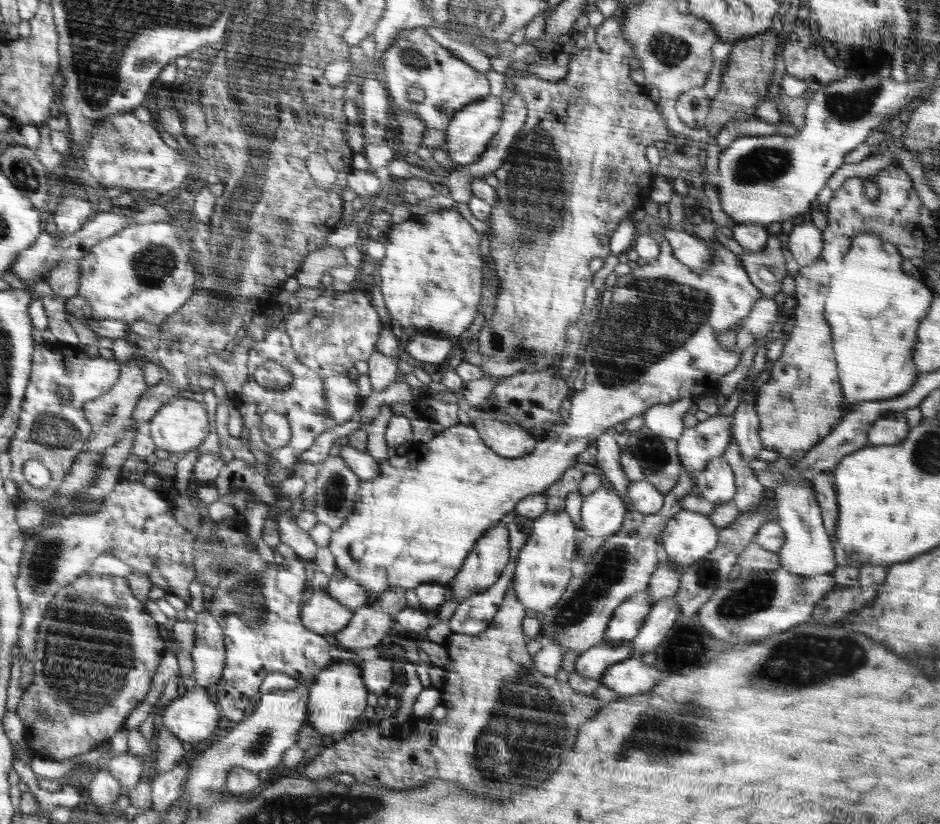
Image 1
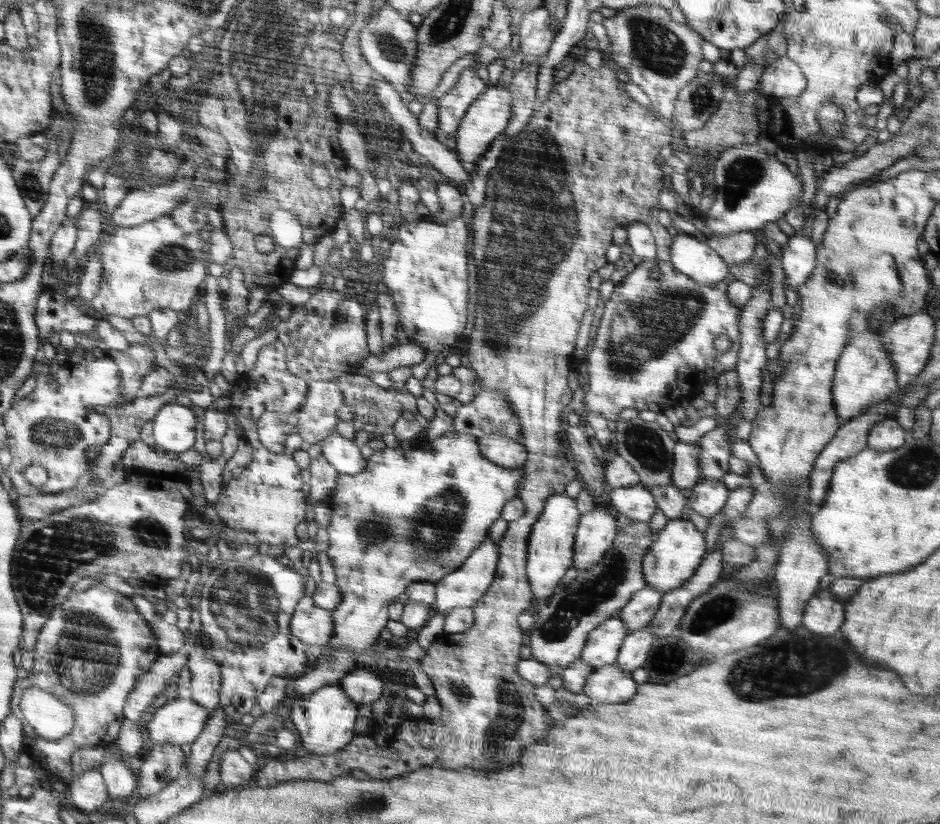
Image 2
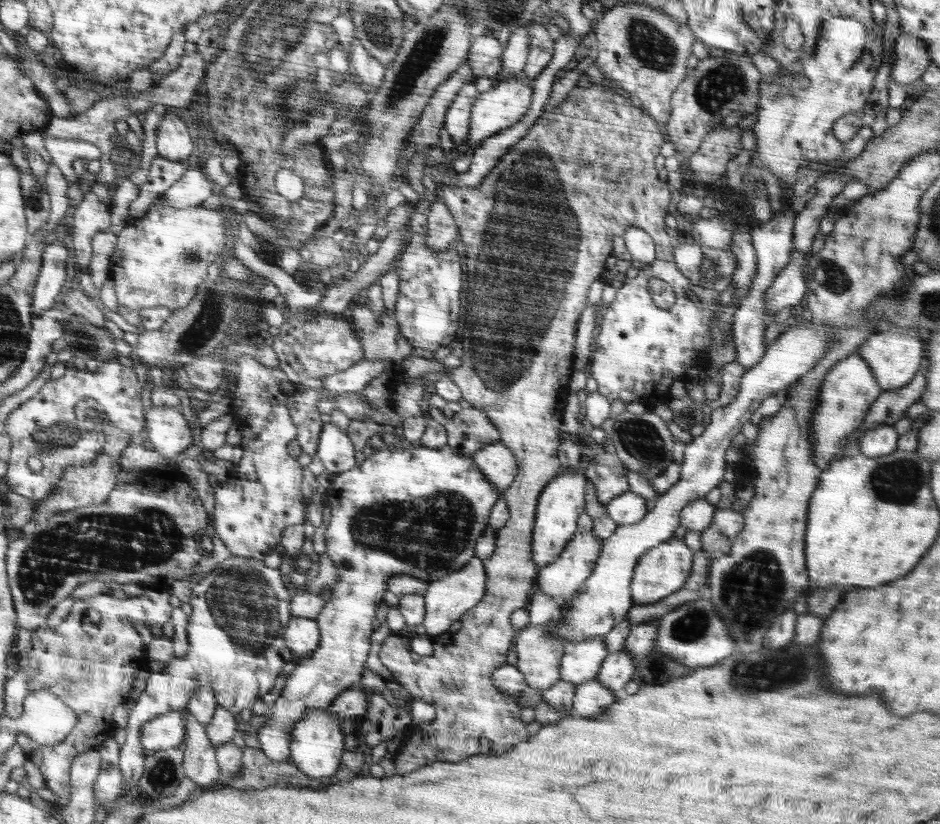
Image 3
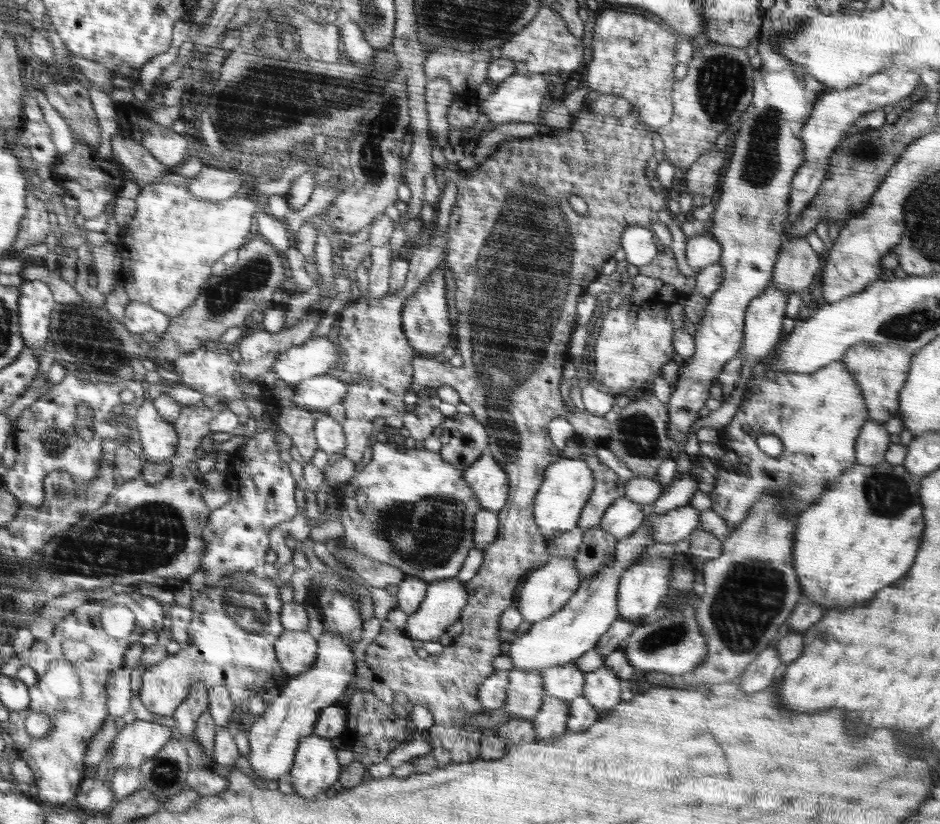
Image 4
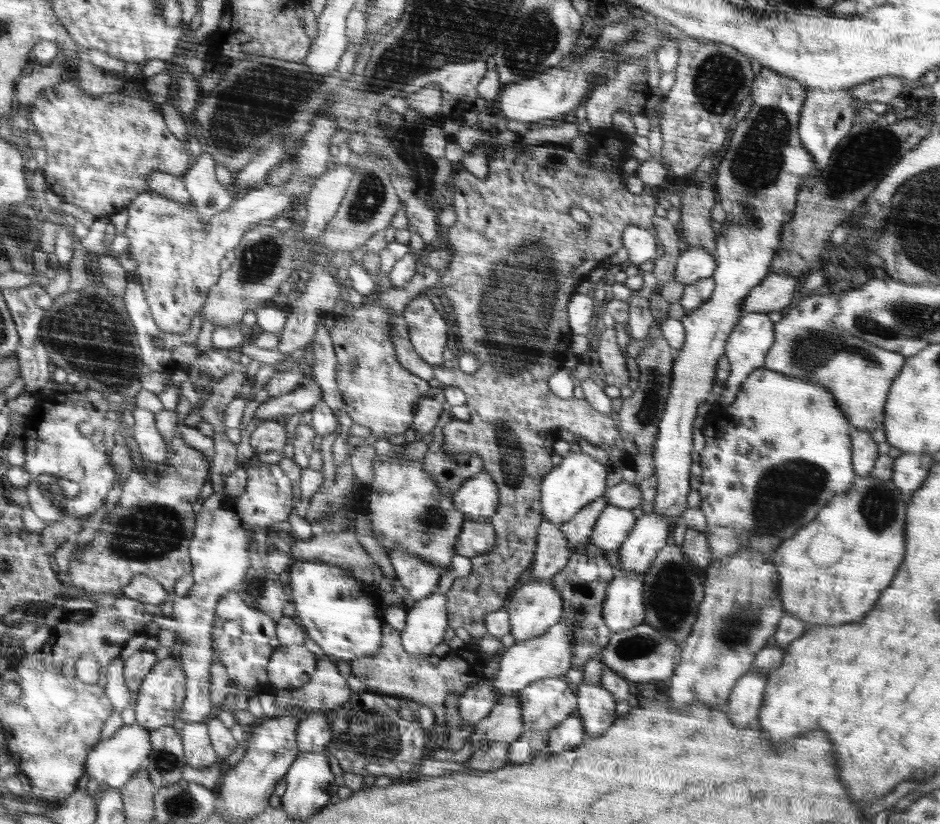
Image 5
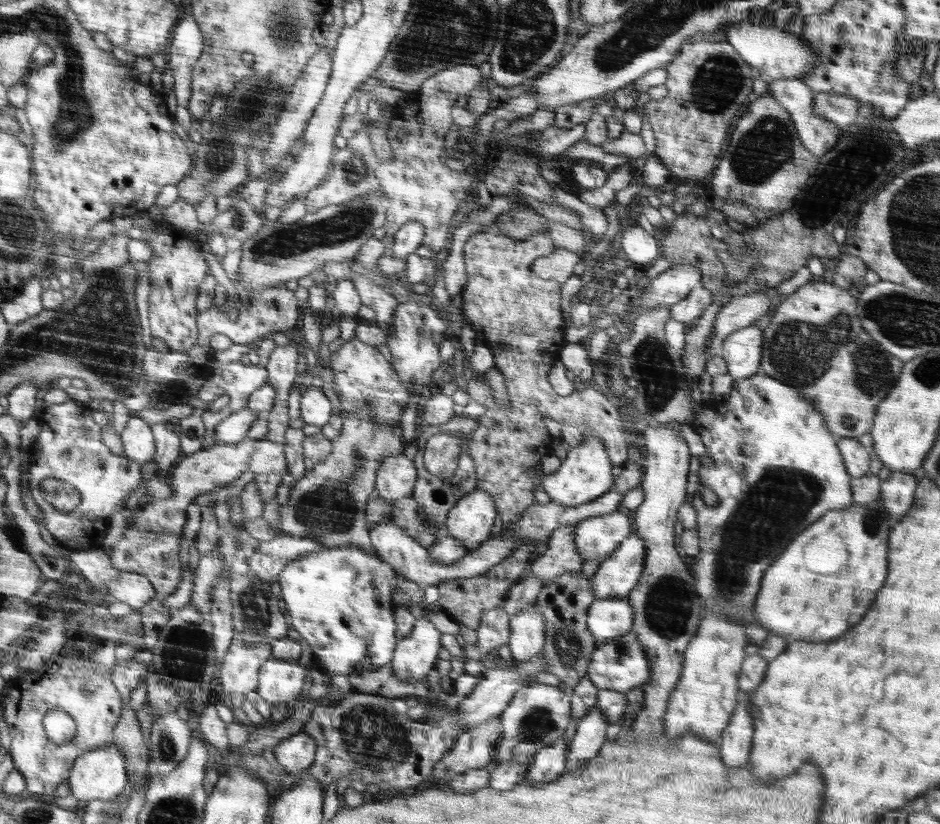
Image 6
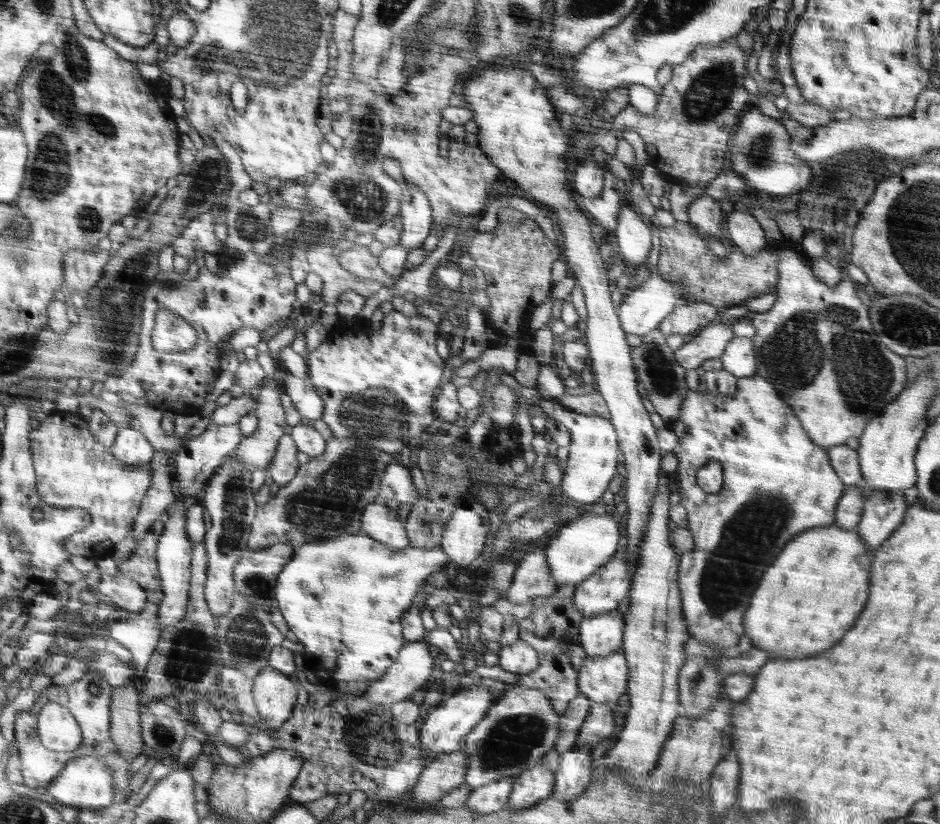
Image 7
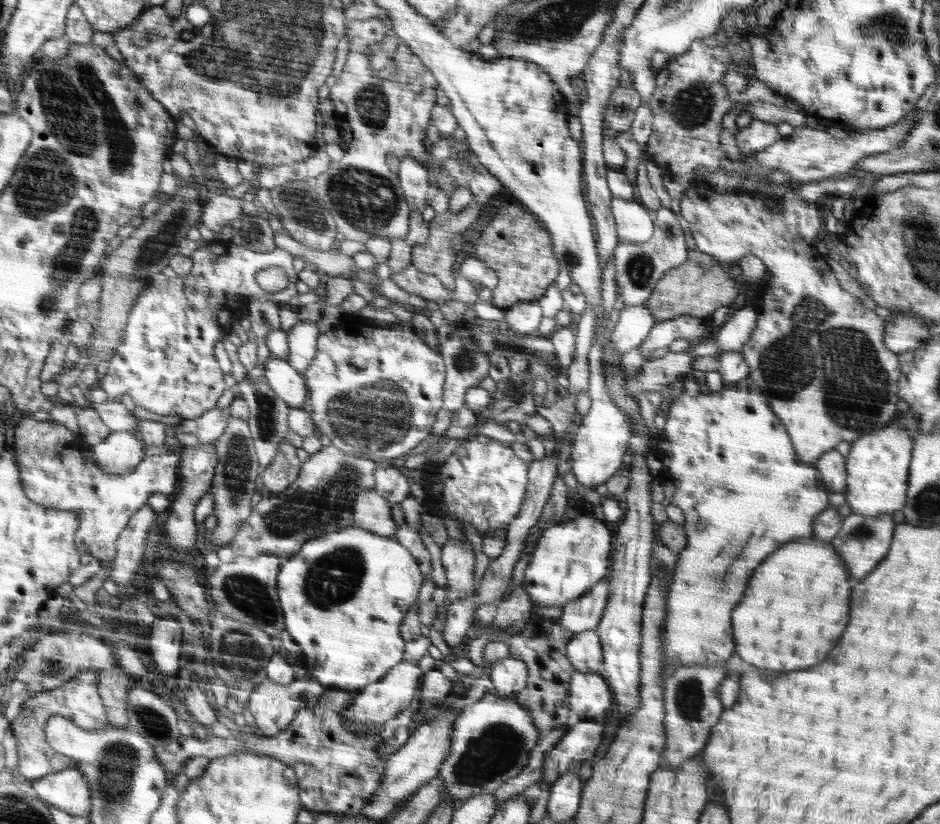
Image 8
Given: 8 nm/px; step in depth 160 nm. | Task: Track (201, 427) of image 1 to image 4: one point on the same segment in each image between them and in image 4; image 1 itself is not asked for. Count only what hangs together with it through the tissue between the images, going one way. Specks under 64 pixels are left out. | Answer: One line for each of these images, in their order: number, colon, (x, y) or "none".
2: (175, 428)
3: (168, 428)
4: (159, 438)

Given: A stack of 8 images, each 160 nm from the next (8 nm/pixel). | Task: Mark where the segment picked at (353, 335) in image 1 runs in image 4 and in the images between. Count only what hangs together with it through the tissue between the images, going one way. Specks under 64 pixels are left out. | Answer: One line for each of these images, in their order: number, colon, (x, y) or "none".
2: (325, 337)
3: (329, 345)
4: (315, 357)

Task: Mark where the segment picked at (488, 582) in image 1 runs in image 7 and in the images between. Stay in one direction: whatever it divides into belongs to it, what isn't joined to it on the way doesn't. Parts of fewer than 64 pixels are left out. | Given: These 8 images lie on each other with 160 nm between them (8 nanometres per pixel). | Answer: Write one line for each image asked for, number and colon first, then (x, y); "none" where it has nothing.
2: (463, 588)
3: (447, 600)
4: (441, 608)
5: (426, 624)
6: (415, 655)
7: (413, 666)

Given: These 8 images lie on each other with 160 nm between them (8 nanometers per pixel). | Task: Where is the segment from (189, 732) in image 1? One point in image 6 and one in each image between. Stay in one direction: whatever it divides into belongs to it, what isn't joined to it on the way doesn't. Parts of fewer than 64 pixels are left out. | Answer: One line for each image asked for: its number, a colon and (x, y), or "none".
2: (181, 721)
3: (166, 731)
4: (137, 742)
5: (115, 760)
6: (101, 774)

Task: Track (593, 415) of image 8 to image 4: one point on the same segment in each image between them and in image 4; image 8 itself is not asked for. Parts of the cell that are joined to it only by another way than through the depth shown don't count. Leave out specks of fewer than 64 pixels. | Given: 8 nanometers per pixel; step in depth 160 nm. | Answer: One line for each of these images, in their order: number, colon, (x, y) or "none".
4: (568, 483)
5: (579, 479)
6: (586, 473)
7: (593, 456)

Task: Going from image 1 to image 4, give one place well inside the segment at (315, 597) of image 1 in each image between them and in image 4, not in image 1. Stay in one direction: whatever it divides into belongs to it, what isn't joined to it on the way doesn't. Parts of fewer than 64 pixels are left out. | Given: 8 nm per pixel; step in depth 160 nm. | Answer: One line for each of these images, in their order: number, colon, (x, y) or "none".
2: (315, 626)
3: (302, 635)
4: (295, 651)

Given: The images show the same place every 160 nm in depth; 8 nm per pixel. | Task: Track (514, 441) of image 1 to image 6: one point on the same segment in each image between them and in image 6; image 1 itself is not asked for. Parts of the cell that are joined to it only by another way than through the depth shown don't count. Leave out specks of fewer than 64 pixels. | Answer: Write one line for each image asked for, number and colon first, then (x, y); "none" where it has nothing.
2: (508, 452)
3: (497, 463)
4: (486, 478)
5: (478, 498)
6: (470, 520)

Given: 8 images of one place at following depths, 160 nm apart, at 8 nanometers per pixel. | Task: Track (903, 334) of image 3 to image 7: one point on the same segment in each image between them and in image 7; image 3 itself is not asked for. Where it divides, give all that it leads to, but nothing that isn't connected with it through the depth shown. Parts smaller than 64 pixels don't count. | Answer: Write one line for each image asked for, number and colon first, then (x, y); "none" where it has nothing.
4: (880, 371)
5: (859, 375)
6: (814, 342)
7: (817, 346)

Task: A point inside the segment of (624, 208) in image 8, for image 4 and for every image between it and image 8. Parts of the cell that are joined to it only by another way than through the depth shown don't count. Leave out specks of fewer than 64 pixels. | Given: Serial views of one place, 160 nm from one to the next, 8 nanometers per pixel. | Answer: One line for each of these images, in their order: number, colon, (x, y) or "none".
4: (640, 245)
5: (642, 246)
6: (641, 248)
7: (633, 237)

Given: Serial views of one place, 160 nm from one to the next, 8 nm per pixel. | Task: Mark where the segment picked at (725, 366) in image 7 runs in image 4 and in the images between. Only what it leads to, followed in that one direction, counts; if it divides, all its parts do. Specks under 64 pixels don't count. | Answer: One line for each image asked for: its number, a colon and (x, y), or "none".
4: (762, 330)
5: (746, 349)
6: (742, 351)

